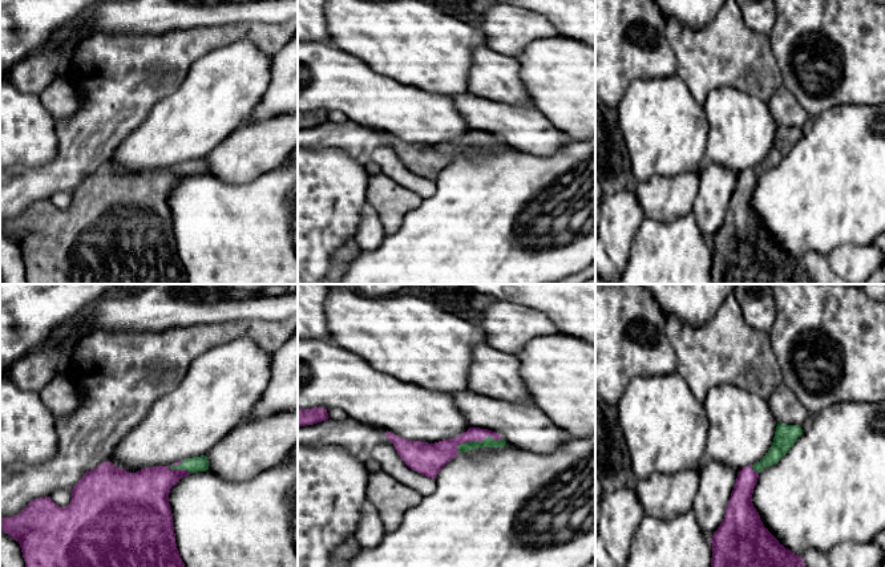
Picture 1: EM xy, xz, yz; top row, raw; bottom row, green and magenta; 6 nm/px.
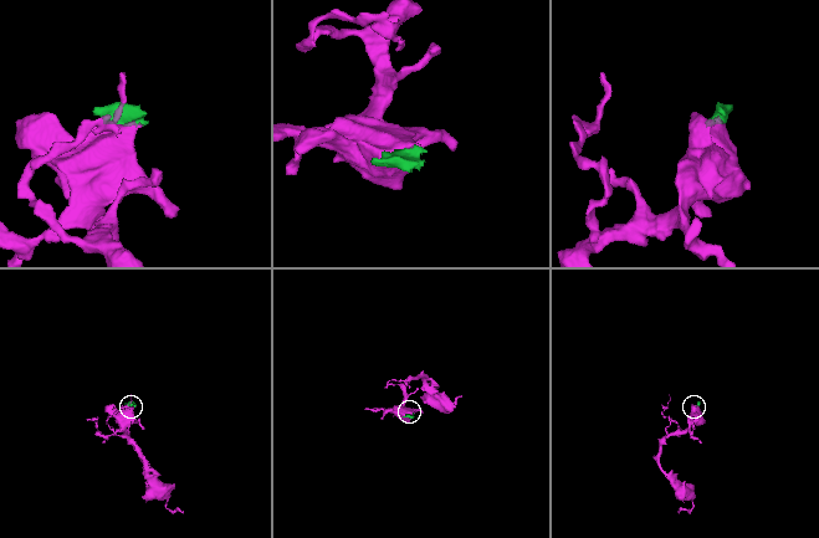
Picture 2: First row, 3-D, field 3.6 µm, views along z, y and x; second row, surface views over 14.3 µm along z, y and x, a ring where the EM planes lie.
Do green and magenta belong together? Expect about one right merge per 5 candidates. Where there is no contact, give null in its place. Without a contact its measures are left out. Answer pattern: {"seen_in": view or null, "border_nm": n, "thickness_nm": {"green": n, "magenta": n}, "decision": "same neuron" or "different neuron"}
{"seen_in": "xz", "border_nm": 300, "thickness_nm": {"green": 60, "magenta": 150}, "decision": "different neuron"}

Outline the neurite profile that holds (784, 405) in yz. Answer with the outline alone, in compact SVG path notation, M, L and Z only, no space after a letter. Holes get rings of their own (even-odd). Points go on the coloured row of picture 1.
M784 382L773 390L768 402L777 424L801 426L809 416L809 412Z

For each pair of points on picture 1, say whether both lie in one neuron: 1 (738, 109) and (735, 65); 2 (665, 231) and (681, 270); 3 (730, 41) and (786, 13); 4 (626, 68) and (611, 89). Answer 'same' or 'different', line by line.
1: different
2: same
3: different
4: same

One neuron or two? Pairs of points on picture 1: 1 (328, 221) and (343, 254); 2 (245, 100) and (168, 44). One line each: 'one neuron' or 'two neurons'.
1: two neurons
2: two neurons

